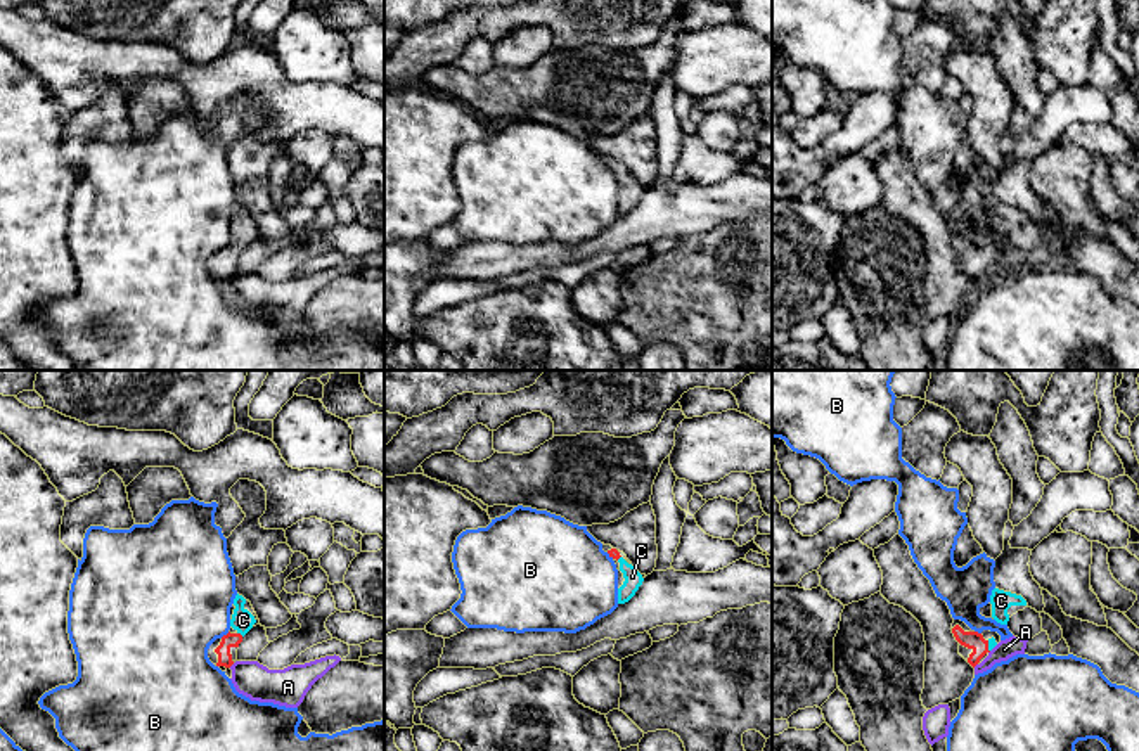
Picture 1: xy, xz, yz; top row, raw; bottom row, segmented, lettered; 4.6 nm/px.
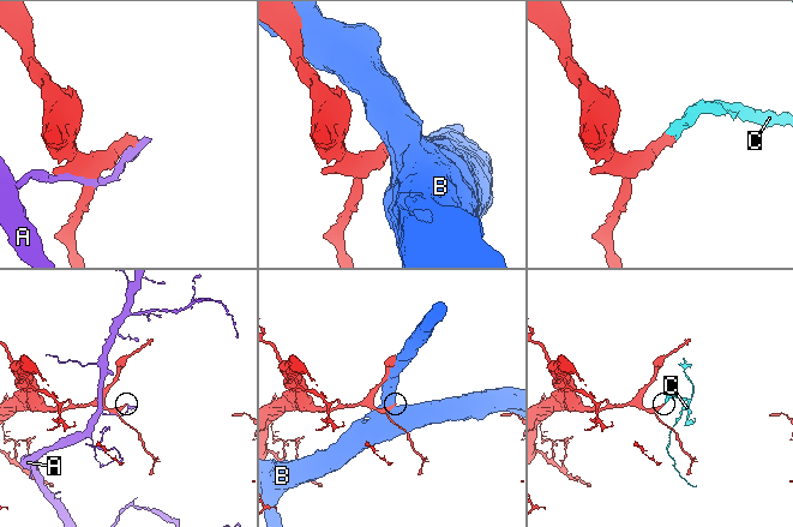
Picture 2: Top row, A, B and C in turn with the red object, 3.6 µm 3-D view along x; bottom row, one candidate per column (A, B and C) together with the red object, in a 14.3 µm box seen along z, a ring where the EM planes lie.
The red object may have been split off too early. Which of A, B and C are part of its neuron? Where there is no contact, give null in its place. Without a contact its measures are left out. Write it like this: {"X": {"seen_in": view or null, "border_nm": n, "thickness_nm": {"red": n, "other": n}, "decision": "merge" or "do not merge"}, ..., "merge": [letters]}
{"A": {"seen_in": "xy", "border_nm": 40, "thickness_nm": {"red": 70, "other": 160}, "decision": "do not merge"}, "B": {"seen_in": "xy", "border_nm": 50, "thickness_nm": {"red": 70, "other": 460}, "decision": "do not merge"}, "C": {"seen_in": "xy", "border_nm": 40, "thickness_nm": {"red": 70, "other": 100}, "decision": "merge"}, "merge": ["C"]}

